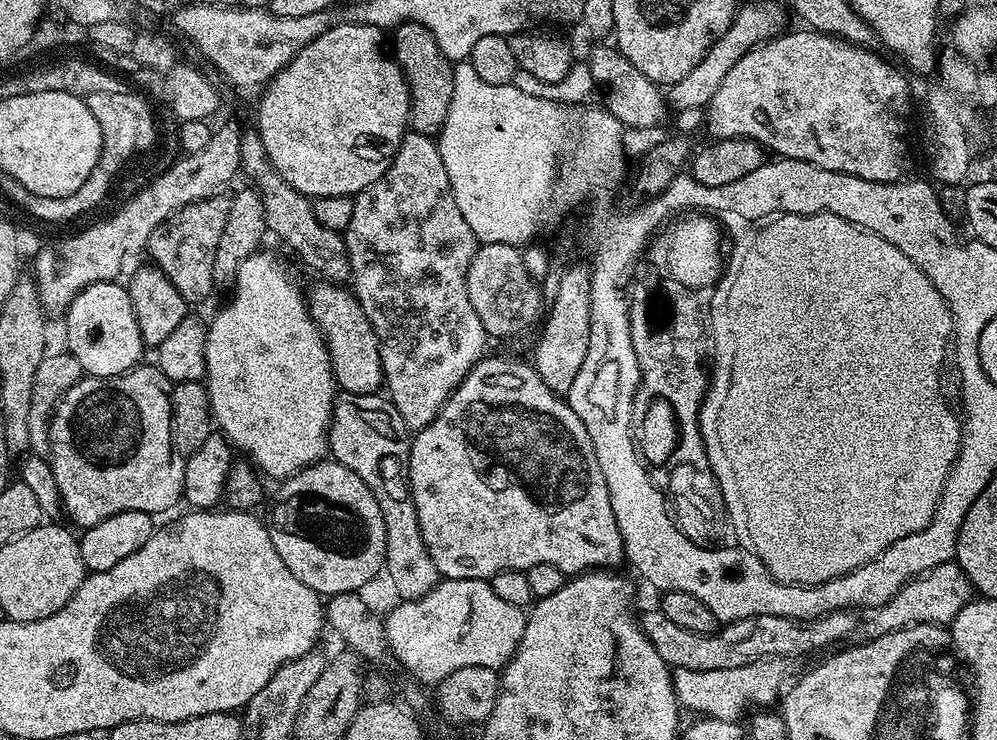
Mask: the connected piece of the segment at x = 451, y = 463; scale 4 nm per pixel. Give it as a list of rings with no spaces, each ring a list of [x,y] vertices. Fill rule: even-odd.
[[[485,355],[483,360],[475,364],[466,375],[464,381],[450,394],[450,398],[440,407],[440,412],[434,418],[434,422],[430,422],[430,426],[419,429],[412,436],[412,449],[410,450],[410,462],[408,463],[408,484],[412,488],[412,497],[414,498],[414,506],[418,510],[418,526],[422,530],[422,538],[426,542],[426,550],[430,554],[430,558],[434,558],[434,566],[438,566],[441,577],[446,580],[486,580],[491,581],[492,577],[505,570],[527,570],[530,566],[534,566],[538,562],[550,562],[550,566],[558,566],[558,570],[562,570],[565,574],[579,574],[582,572],[590,572],[593,570],[608,570],[619,560],[625,559],[624,539],[618,530],[618,522],[614,518],[614,510],[610,510],[610,490],[606,490],[606,478],[602,478],[602,466],[598,466],[598,454],[594,454],[594,442],[590,442],[590,434],[586,430],[586,426],[582,422],[582,418],[578,418],[578,414],[574,414],[574,410],[568,405],[567,399],[561,393],[550,390],[550,386],[546,386],[546,382],[542,382],[542,378],[538,374],[535,363],[524,360],[515,360],[512,356],[492,356]]]

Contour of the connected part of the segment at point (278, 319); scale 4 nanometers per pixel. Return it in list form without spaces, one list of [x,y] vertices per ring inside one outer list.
[[[259,250],[240,262],[236,279],[230,285],[230,291],[232,291],[232,297],[229,298],[228,305],[213,320],[210,320],[206,338],[206,387],[212,407],[212,419],[215,427],[228,439],[229,444],[237,453],[245,452],[246,455],[253,456],[253,458],[248,458],[254,461],[255,467],[265,477],[273,476],[276,482],[283,482],[295,472],[301,472],[302,469],[309,468],[329,455],[328,428],[332,425],[332,407],[338,395],[336,375],[332,373],[332,359],[328,353],[328,346],[324,343],[323,336],[320,335],[320,329],[312,320],[312,315],[308,313],[305,293],[302,288],[300,292],[295,278],[288,273],[286,265],[280,264],[279,258],[274,253]]]

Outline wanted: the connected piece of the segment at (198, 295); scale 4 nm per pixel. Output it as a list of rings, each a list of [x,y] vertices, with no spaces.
[[[227,195],[211,196],[179,208],[150,234],[146,252],[152,255],[151,263],[168,275],[184,300],[204,300],[214,291],[214,258],[230,208],[231,199]]]

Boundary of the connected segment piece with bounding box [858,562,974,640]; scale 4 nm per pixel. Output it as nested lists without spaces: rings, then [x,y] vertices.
[[[943,564],[934,566],[928,572],[923,572],[906,582],[890,602],[880,608],[871,609],[868,616],[863,617],[858,632],[864,640],[873,640],[882,634],[890,634],[894,630],[902,630],[911,624],[943,624],[951,625],[952,619],[973,599],[974,589],[968,576],[961,570],[959,564]]]

